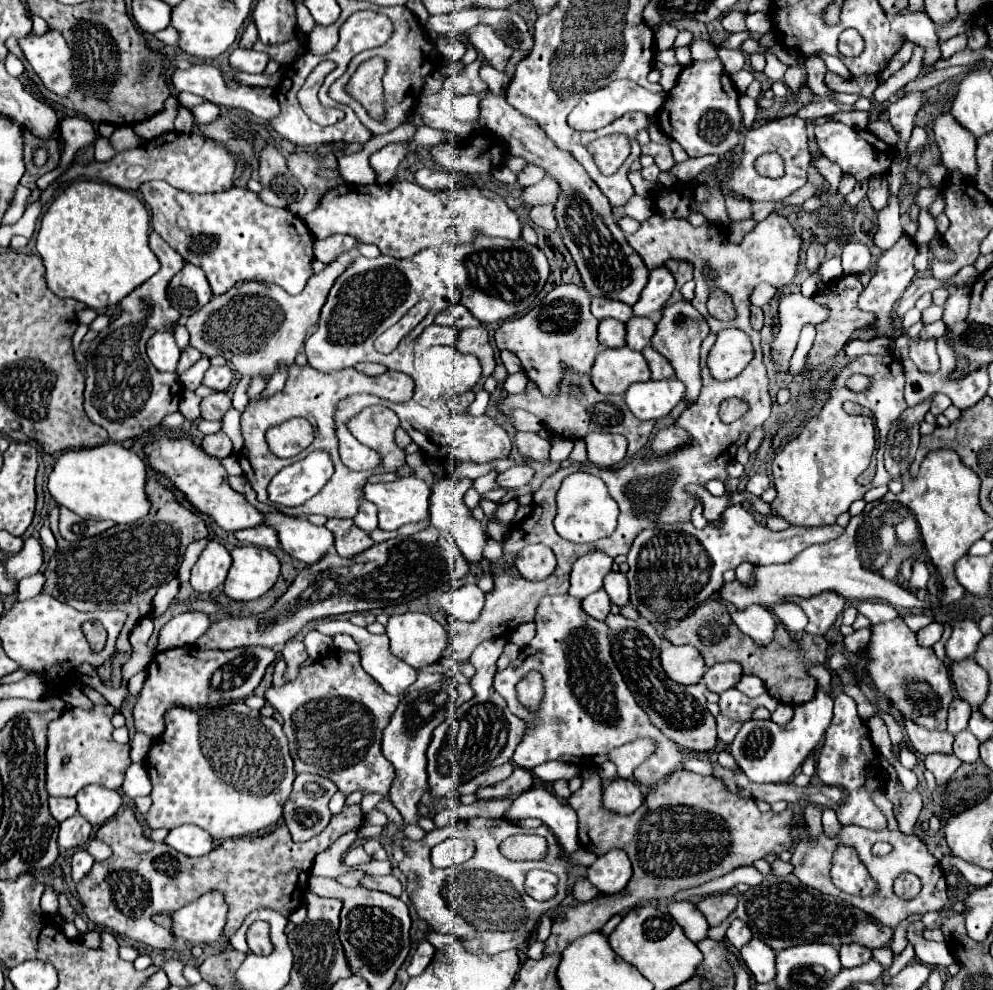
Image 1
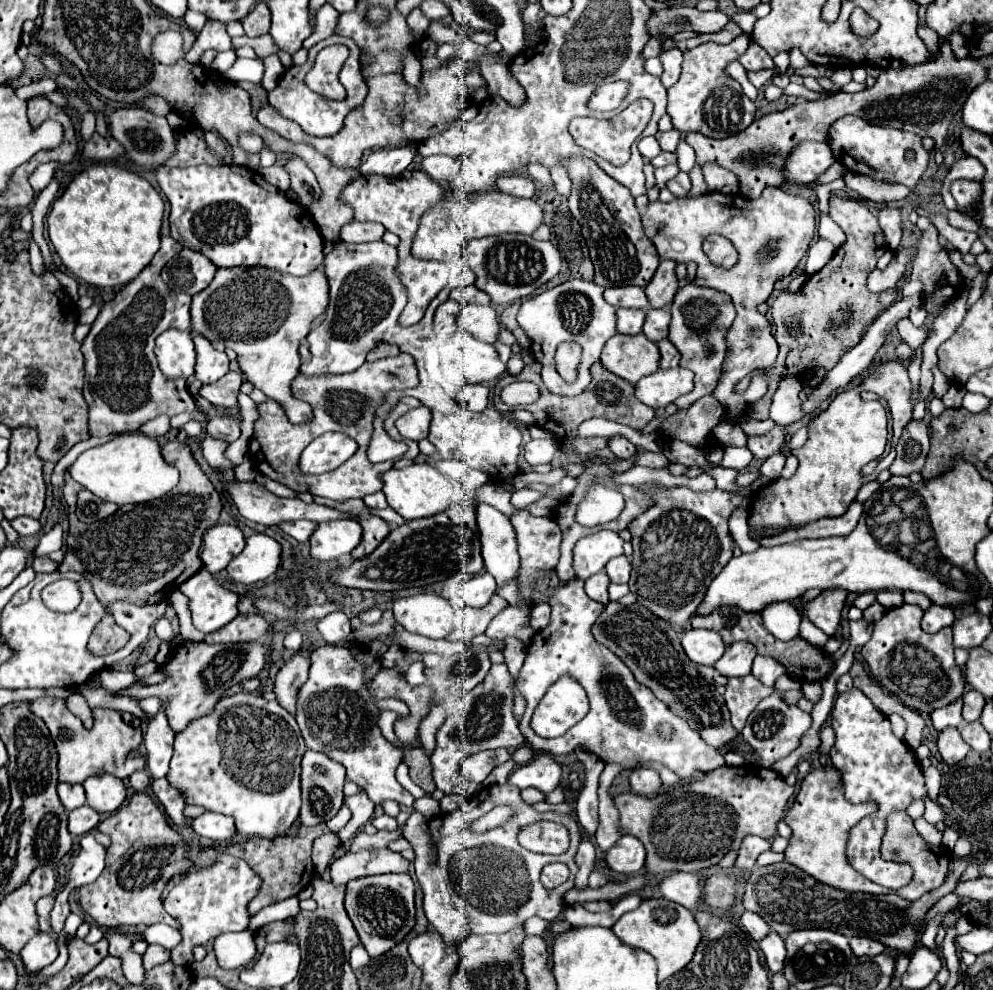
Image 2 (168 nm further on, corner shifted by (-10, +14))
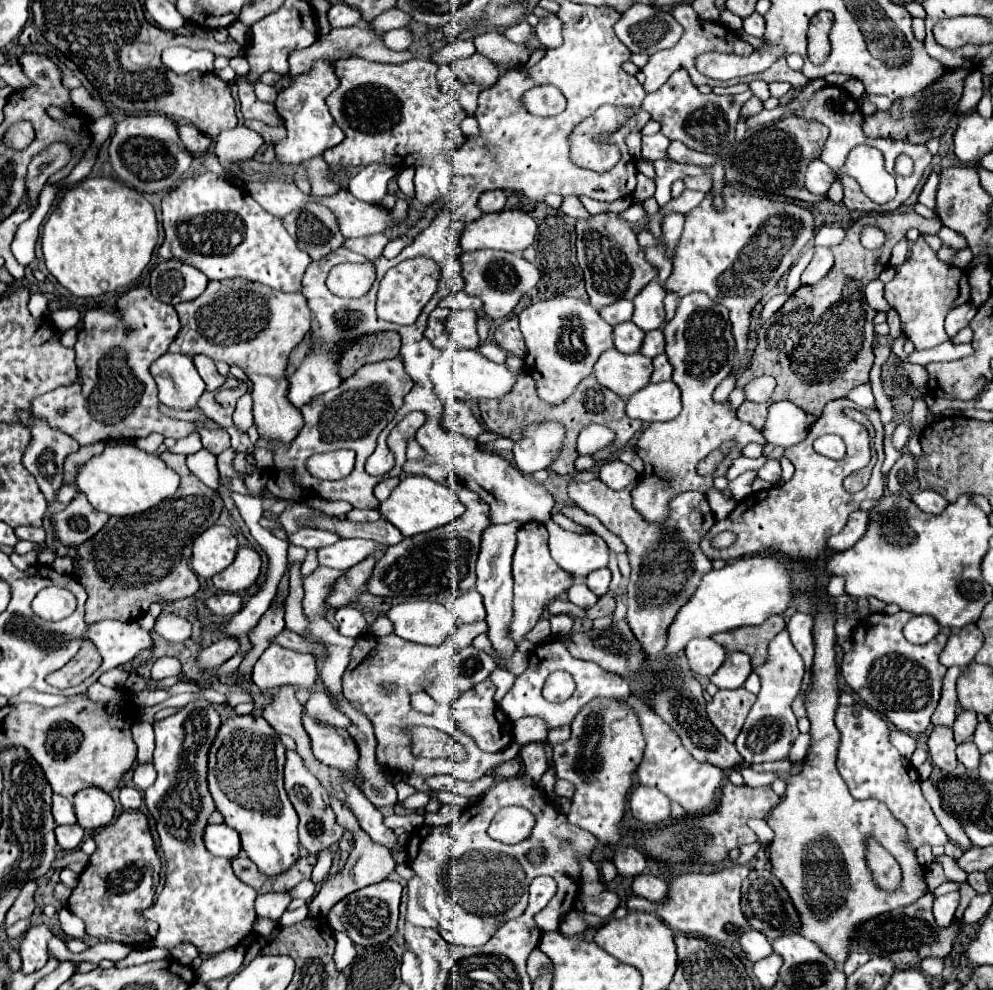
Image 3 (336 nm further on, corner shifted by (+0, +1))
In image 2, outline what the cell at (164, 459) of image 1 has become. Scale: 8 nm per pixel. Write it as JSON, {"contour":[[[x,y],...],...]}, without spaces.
{"contour":[[[234,480],[234,482],[222,482],[224,490],[232,496],[238,512],[256,522],[256,524],[264,524],[264,526],[274,526],[274,524],[280,524],[282,520],[314,520],[314,522],[326,522],[326,520],[336,520],[336,518],[352,518],[352,516],[346,516],[346,514],[340,514],[332,508],[326,508],[326,506],[318,506],[318,504],[306,504],[302,502],[300,498],[280,498],[272,492],[268,492],[262,484],[258,482],[240,482],[240,480]]]}

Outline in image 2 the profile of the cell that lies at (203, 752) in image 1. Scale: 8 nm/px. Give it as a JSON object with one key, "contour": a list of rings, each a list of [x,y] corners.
{"contour":[[[240,692],[222,698],[210,714],[196,718],[186,730],[176,734],[170,772],[166,778],[184,796],[186,804],[232,816],[240,834],[274,838],[284,834],[298,818],[300,760],[304,752],[304,738],[300,736],[294,716],[286,708],[282,708],[276,700],[268,702],[262,696]]]}

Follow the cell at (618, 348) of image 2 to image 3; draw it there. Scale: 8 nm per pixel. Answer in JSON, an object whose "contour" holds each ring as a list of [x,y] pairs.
{"contour":[[[616,349],[604,351],[594,365],[596,379],[622,399],[628,399],[646,387],[650,383],[652,371],[652,359],[644,357],[642,353],[624,355]]]}

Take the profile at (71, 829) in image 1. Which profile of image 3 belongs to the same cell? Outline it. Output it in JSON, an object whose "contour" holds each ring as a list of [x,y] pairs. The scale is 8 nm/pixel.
{"contour":[[[74,823],[74,825],[60,825],[60,827],[54,829],[54,833],[56,833],[58,847],[64,849],[64,851],[76,849],[82,843],[82,839],[84,839],[84,829],[78,823]]]}

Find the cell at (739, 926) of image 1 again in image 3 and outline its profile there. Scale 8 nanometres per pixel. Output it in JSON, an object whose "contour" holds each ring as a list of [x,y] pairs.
{"contour":[[[754,929],[740,937],[740,945],[742,945],[748,961],[752,961],[752,963],[756,963],[772,953],[772,945],[768,943],[766,935],[760,931],[754,931]]]}

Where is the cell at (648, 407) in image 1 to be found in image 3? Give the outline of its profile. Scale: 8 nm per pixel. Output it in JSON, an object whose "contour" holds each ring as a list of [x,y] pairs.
{"contour":[[[674,381],[664,383],[650,383],[650,385],[664,385],[664,387],[644,387],[628,399],[626,413],[632,419],[640,419],[644,423],[654,421],[670,421],[674,419],[682,405],[680,405],[680,389]]]}

